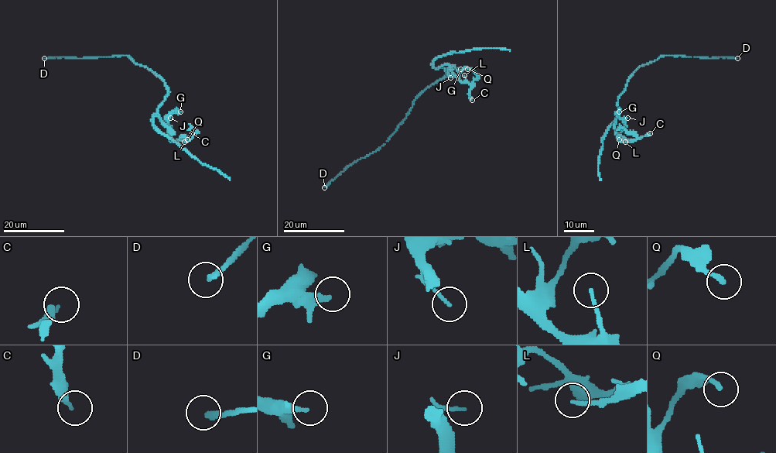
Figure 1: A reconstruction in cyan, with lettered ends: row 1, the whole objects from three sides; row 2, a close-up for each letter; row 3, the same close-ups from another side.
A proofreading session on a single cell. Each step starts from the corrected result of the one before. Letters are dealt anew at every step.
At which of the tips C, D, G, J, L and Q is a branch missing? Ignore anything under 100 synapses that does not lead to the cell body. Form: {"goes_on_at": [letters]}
{"goes_on_at": ["D"]}

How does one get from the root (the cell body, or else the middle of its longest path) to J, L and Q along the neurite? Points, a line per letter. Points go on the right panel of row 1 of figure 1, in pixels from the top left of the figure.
J: (632, 74), (617, 101), (619, 111), (614, 126), (617, 134), (623, 128), (624, 118), (627, 118)
L: (632, 74), (618, 98), (619, 111), (614, 126), (616, 135), (622, 142), (631, 140), (625, 142)
Q: (632, 74), (617, 101), (619, 111), (614, 130), (622, 142), (626, 141), (620, 135), (617, 138), (619, 139)

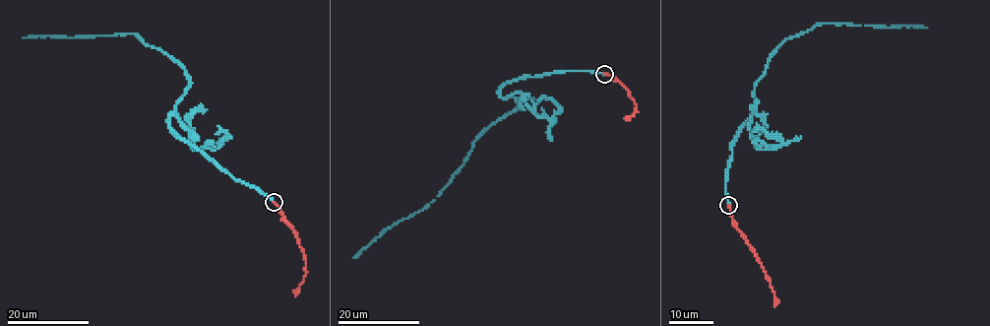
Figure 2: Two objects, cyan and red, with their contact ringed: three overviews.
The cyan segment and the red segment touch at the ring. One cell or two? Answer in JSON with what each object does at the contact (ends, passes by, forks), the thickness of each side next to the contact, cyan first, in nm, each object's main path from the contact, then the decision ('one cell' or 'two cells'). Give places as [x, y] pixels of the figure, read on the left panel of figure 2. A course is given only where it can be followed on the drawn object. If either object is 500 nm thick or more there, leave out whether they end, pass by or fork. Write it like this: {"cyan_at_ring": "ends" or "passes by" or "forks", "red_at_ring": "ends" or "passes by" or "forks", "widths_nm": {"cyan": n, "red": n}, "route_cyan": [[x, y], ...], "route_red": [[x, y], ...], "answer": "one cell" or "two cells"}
{"cyan_at_ring": "ends", "red_at_ring": "ends", "widths_nm": {"cyan": 280, "red": 280}, "route_cyan": [[273, 201], [234, 179], [170, 126], [174, 104], [190, 81], [186, 71], [159, 49], [133, 32], [23, 37]], "route_red": [[273, 201], [295, 234], [304, 254], [304, 279], [295, 295]], "answer": "two cells"}

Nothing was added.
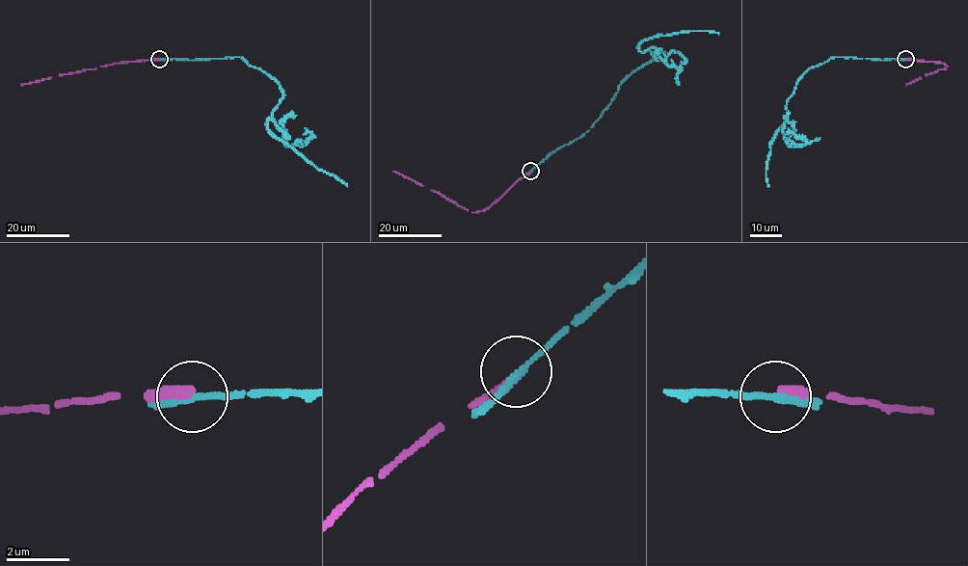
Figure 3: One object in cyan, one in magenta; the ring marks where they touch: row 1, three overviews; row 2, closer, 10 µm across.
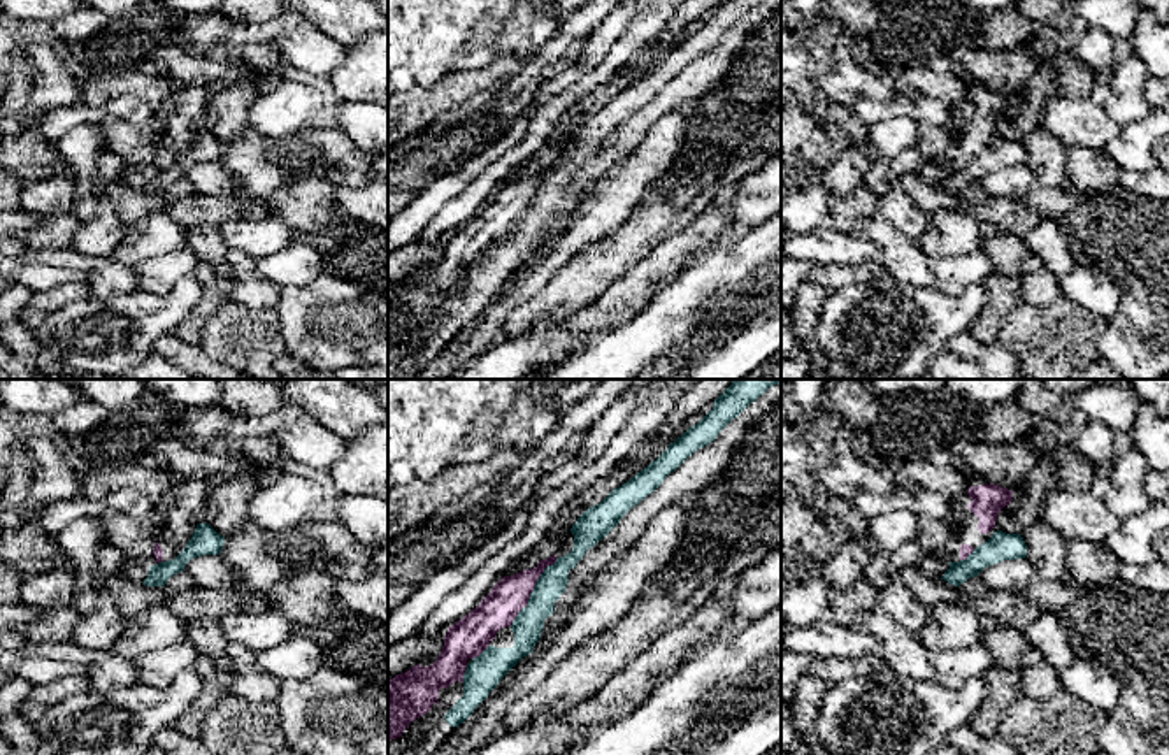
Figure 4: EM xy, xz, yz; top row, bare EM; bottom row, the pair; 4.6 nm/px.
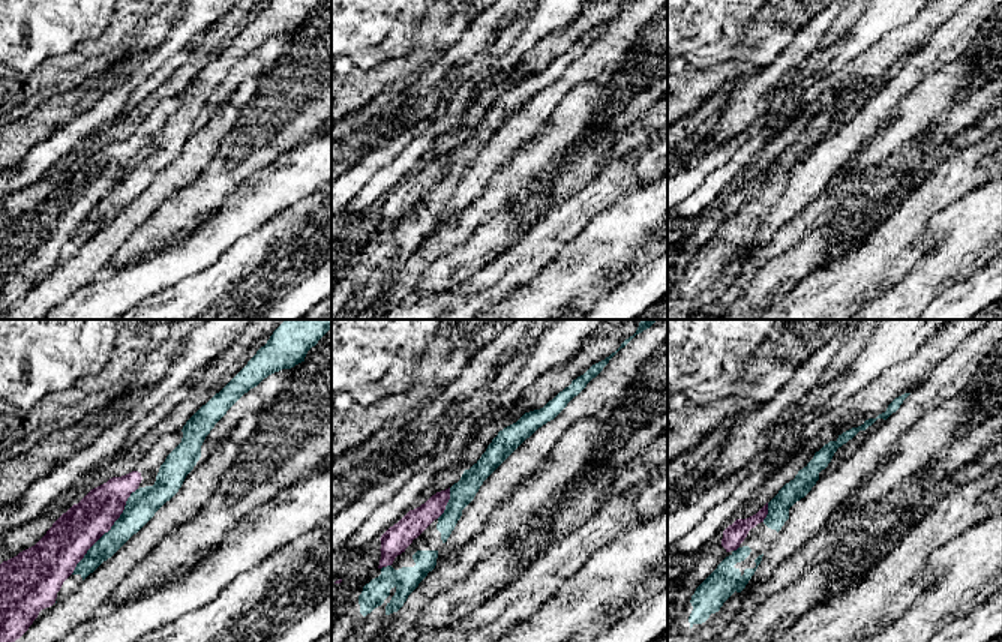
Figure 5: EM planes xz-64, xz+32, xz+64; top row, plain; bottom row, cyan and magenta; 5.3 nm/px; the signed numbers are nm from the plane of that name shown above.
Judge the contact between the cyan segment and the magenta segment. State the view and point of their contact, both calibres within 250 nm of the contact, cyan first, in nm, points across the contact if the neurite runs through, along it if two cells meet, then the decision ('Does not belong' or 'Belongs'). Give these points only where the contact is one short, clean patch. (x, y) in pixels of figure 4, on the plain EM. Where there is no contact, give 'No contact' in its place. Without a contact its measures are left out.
Touches cyan at xz (537, 186). Thickness 140 nm (cyan) against 170 nm. Does not belong

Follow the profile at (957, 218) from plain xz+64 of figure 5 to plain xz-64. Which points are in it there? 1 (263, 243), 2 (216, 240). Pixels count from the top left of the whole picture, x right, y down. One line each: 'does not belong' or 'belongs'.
1: belongs
2: does not belong

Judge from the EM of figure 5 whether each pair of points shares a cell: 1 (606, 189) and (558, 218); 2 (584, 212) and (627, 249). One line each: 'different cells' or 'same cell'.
1: same cell
2: different cells

